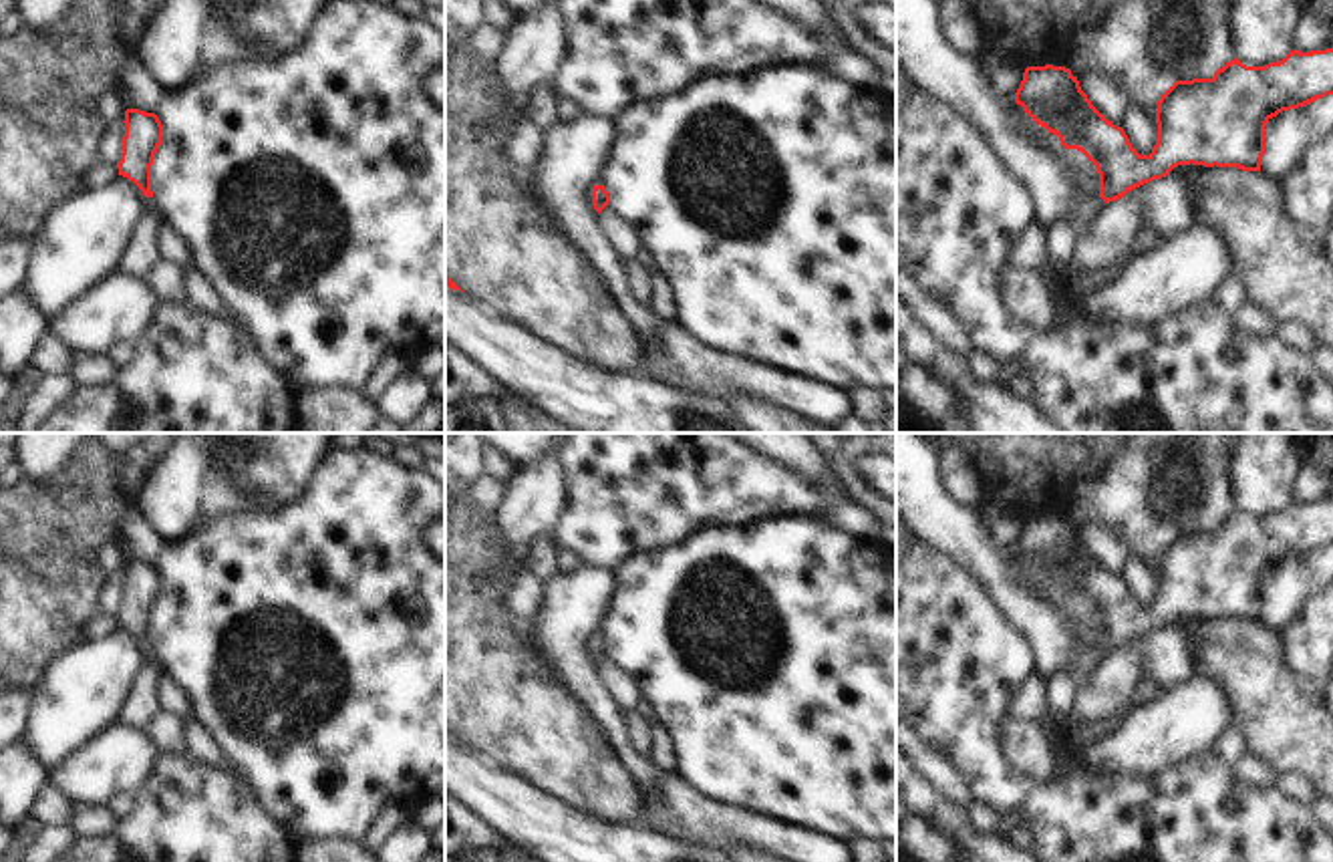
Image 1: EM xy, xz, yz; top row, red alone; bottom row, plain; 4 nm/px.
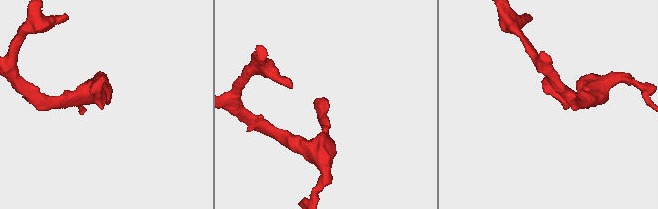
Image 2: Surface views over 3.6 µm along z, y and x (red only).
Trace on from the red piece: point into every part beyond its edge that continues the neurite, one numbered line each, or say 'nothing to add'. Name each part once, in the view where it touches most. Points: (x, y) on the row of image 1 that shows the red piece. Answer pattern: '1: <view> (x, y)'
1: yz (1086, 214)

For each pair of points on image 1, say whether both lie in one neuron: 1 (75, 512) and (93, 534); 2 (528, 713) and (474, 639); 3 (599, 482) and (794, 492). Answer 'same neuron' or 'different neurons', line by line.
1: same neuron
2: same neuron
3: same neuron

